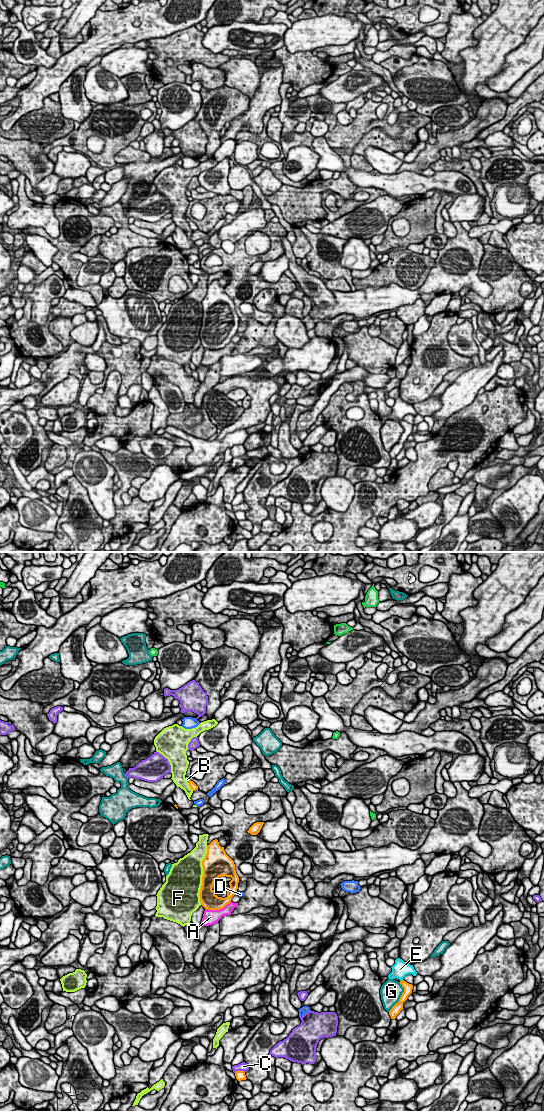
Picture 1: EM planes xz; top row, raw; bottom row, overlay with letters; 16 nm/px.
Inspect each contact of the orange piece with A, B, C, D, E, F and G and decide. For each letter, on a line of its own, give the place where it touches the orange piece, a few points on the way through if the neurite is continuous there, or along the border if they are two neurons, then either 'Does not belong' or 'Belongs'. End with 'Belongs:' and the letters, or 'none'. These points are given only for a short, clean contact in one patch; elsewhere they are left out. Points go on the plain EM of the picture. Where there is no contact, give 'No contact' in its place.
A: Touches orange at xz (217, 349). Does not belong
B: Touches orange at xz (189, 221). Does not belong
C: Touches orange at xz (239, 511). Does not belong
D: Touches orange at xz (236, 332). Does not belong
E: Touches orange at xz (402, 420). Path across: xz (407, 427), (402, 420), (400, 409). Belongs
F: Touches orange at xz (203, 315). Does not belong
G: Touches orange at xz (400, 437). Does not belong
Belongs: E

